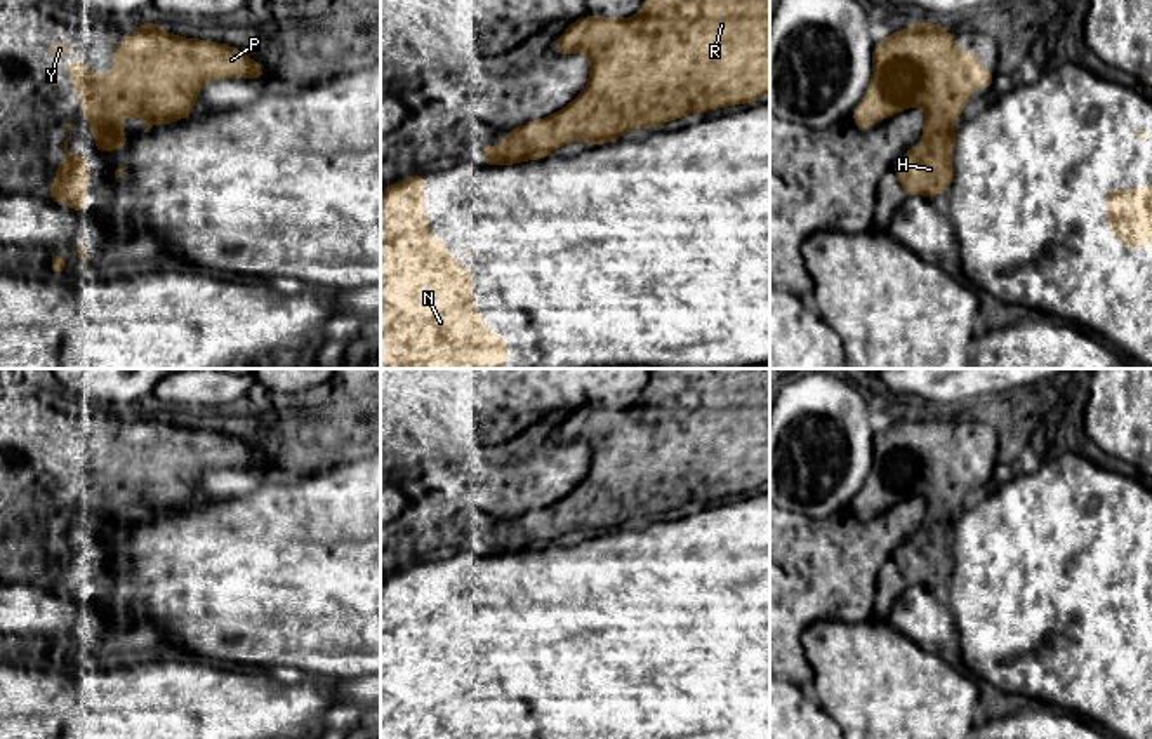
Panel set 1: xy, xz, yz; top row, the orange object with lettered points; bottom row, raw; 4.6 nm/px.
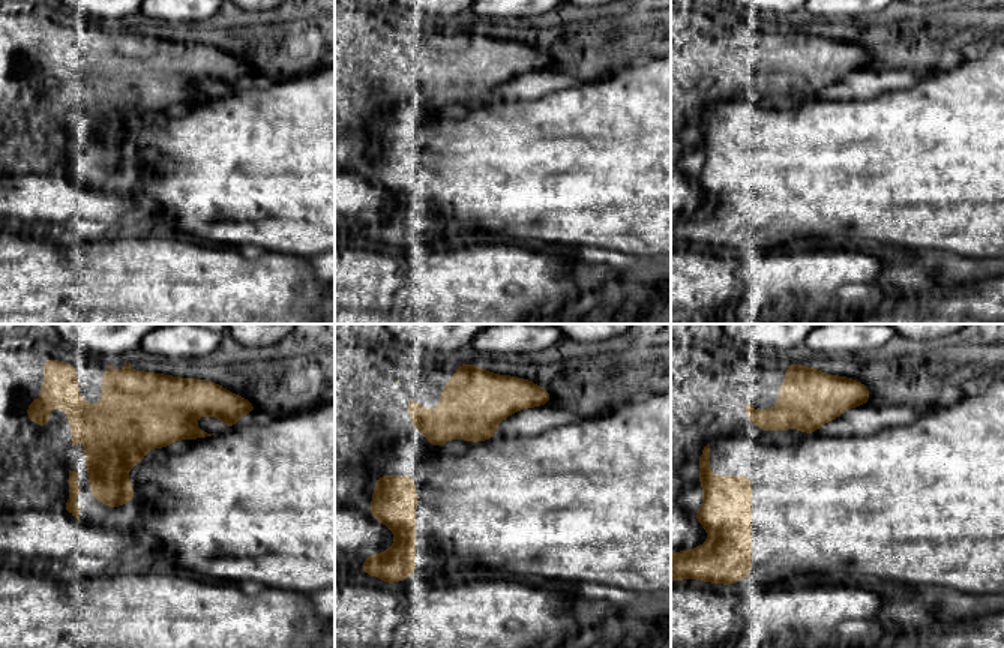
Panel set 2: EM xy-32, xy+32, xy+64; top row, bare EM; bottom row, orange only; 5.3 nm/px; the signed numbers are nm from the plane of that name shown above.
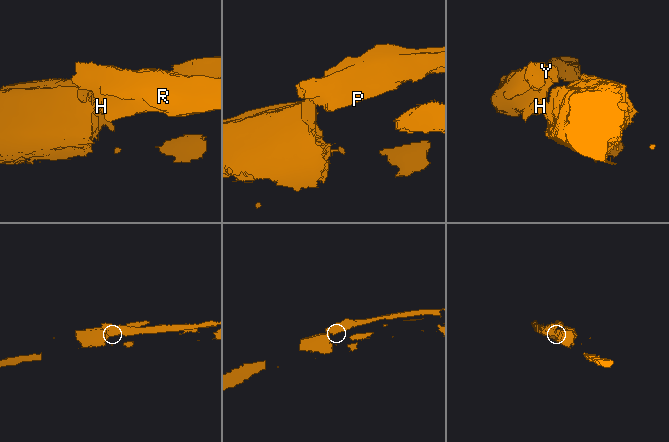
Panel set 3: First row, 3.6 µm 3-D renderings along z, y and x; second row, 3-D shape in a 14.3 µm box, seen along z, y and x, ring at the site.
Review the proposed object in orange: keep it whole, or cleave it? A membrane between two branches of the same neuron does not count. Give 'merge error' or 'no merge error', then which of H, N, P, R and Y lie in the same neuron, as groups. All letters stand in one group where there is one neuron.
merge error; H P R Y / N

